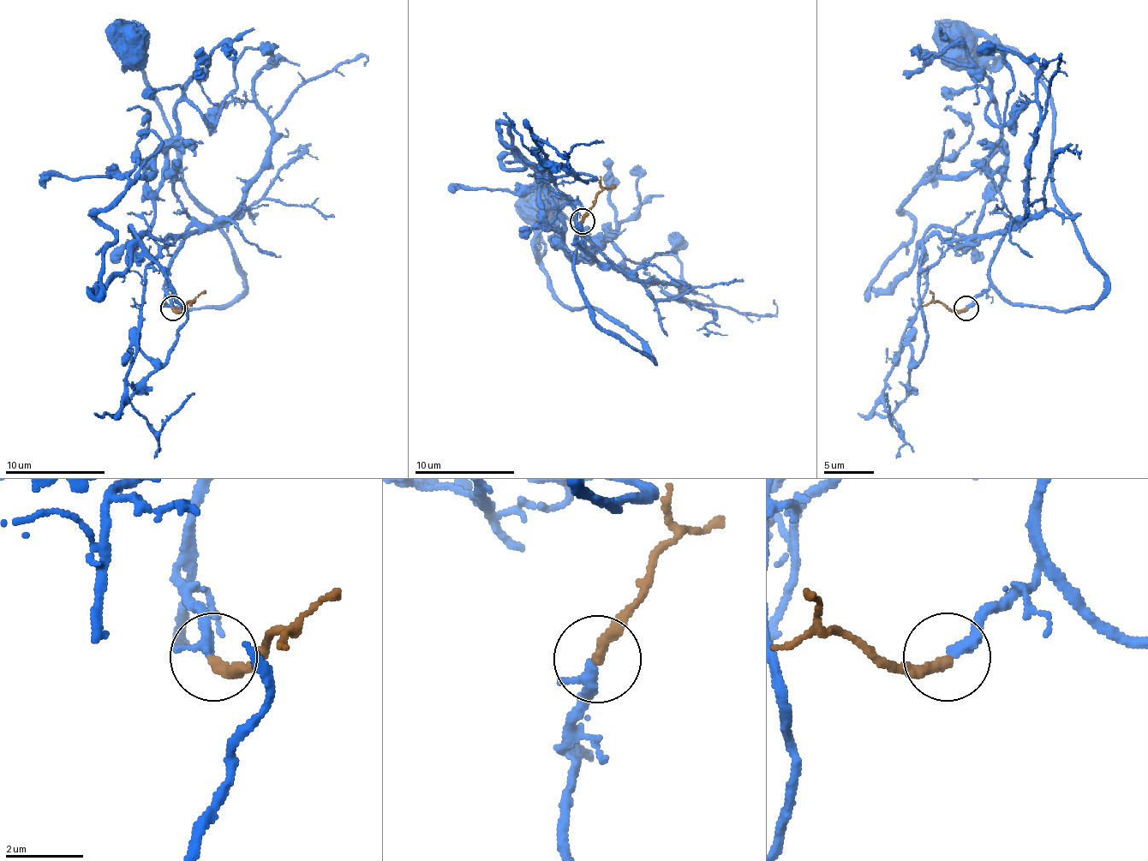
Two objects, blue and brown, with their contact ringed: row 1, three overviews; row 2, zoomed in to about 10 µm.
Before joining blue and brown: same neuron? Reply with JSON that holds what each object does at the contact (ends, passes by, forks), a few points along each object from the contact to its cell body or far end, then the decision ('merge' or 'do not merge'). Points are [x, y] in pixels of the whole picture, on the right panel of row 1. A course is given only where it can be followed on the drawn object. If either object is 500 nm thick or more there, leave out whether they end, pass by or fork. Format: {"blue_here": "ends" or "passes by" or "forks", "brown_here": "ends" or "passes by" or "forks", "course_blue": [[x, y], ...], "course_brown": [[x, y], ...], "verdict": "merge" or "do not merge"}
{"blue_here": "ends", "brown_here": "ends", "course_blue": [[965, 306], [990, 289], [1013, 303], [1088, 308], [1103, 271], [1053, 188], [1045, 86], [1010, 49], [960, 41]], "course_brown": [[965, 308], [953, 311], [941, 303], [930, 291]], "verdict": "merge"}

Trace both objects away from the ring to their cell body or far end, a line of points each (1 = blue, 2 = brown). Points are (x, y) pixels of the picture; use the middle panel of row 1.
1: (582, 220), (574, 246), (579, 293), (591, 315), (654, 358), (596, 307), (561, 301), (541, 266), (544, 216)
2: (582, 220), (596, 195), (613, 186)

